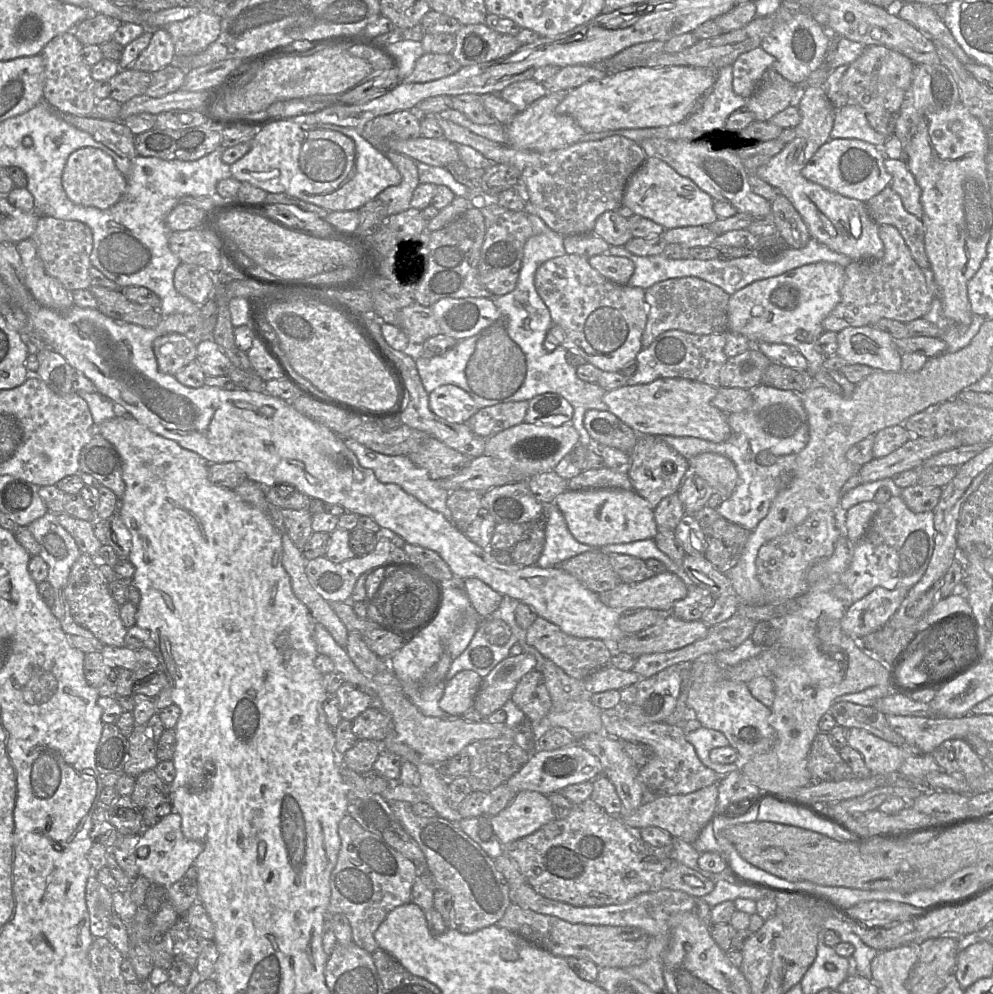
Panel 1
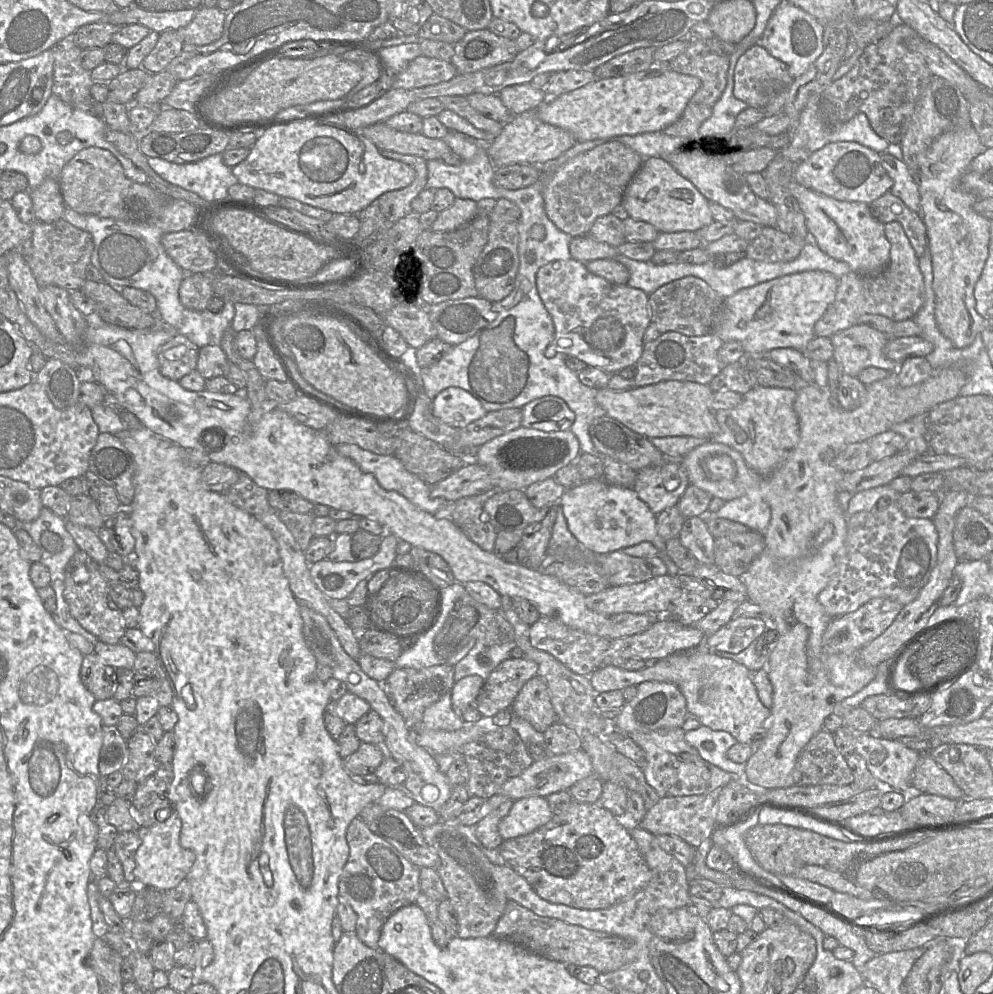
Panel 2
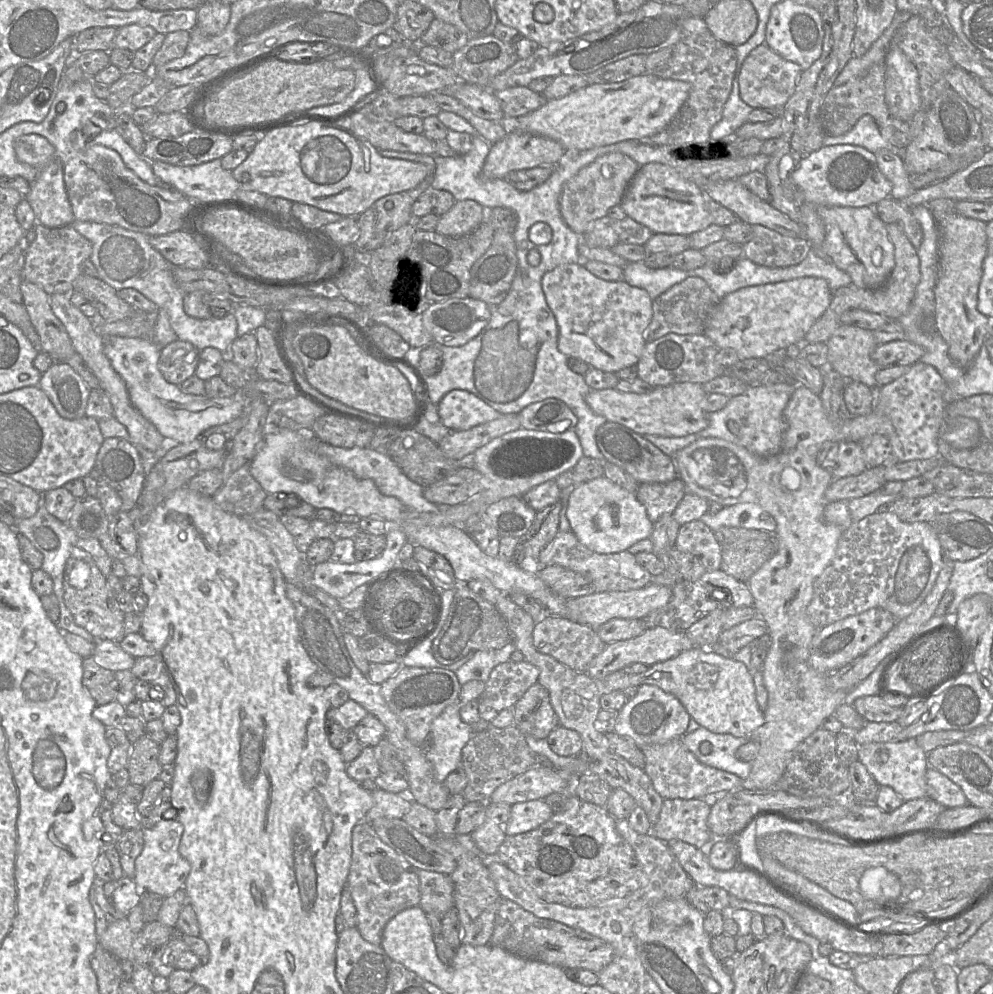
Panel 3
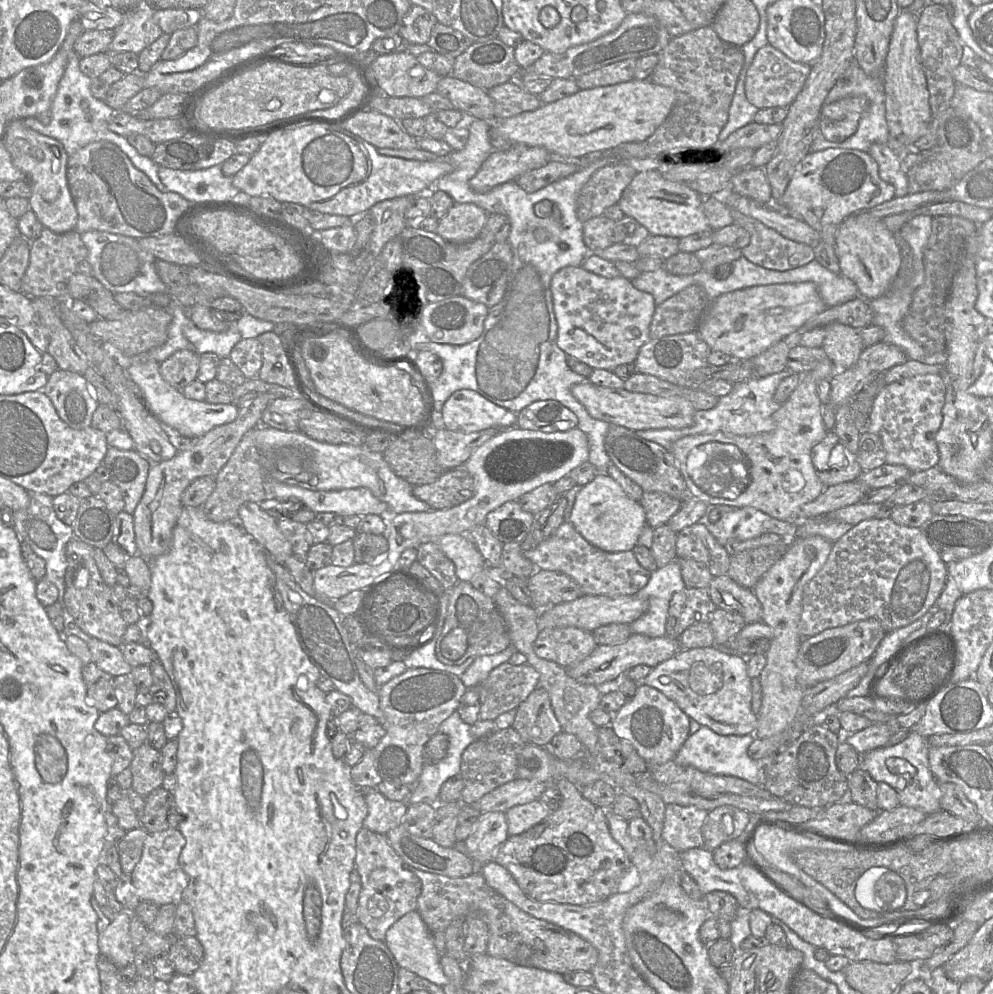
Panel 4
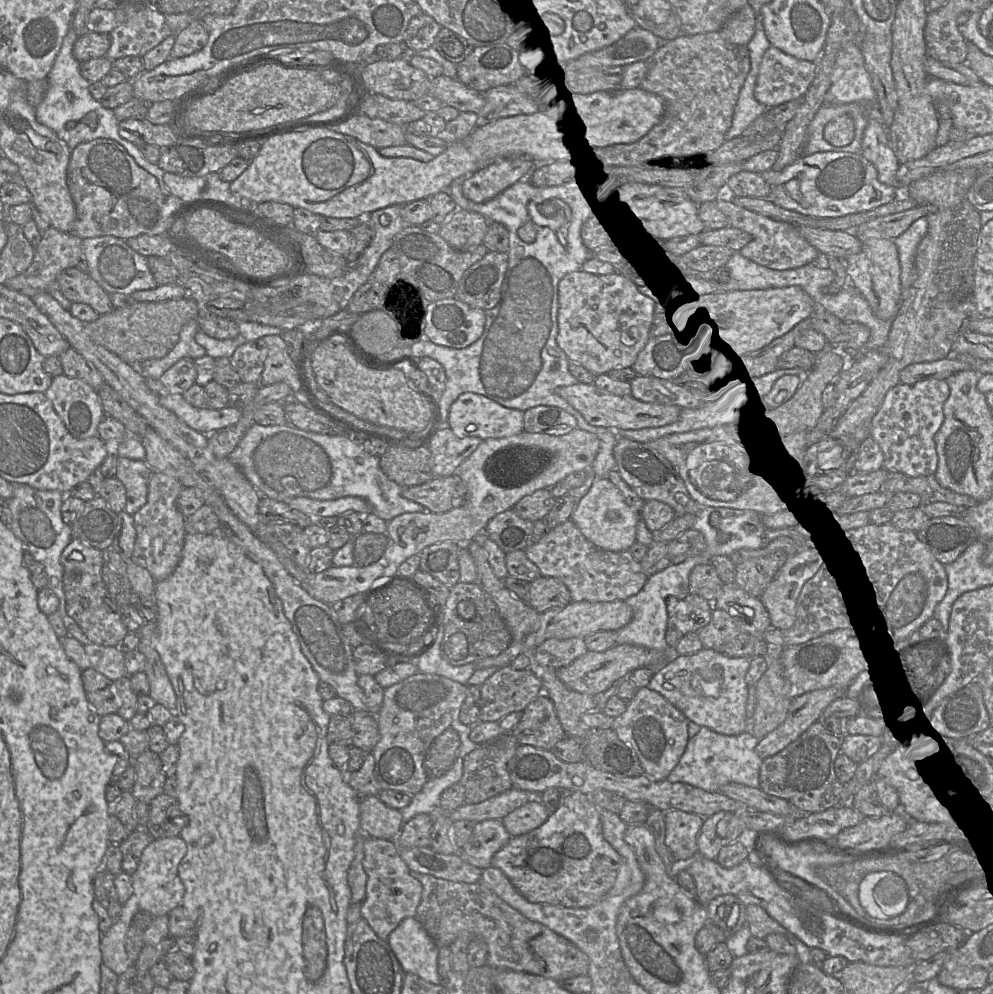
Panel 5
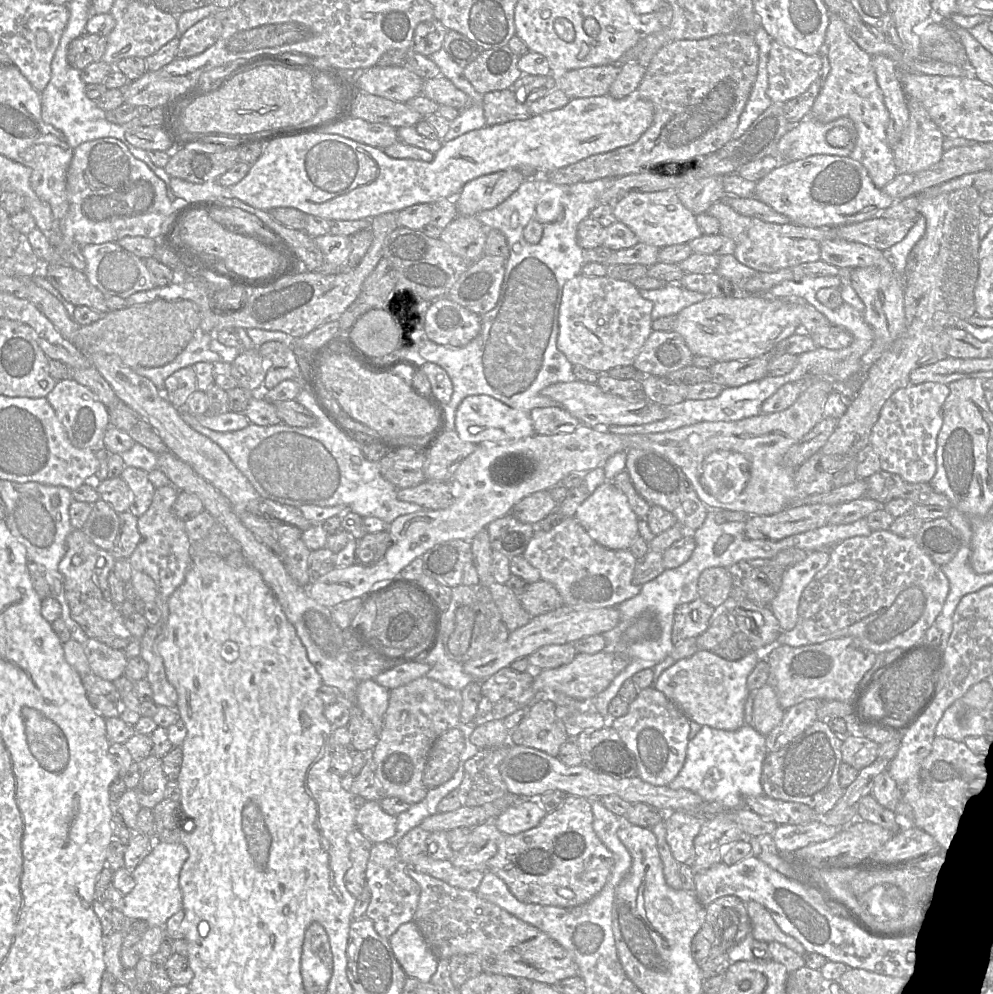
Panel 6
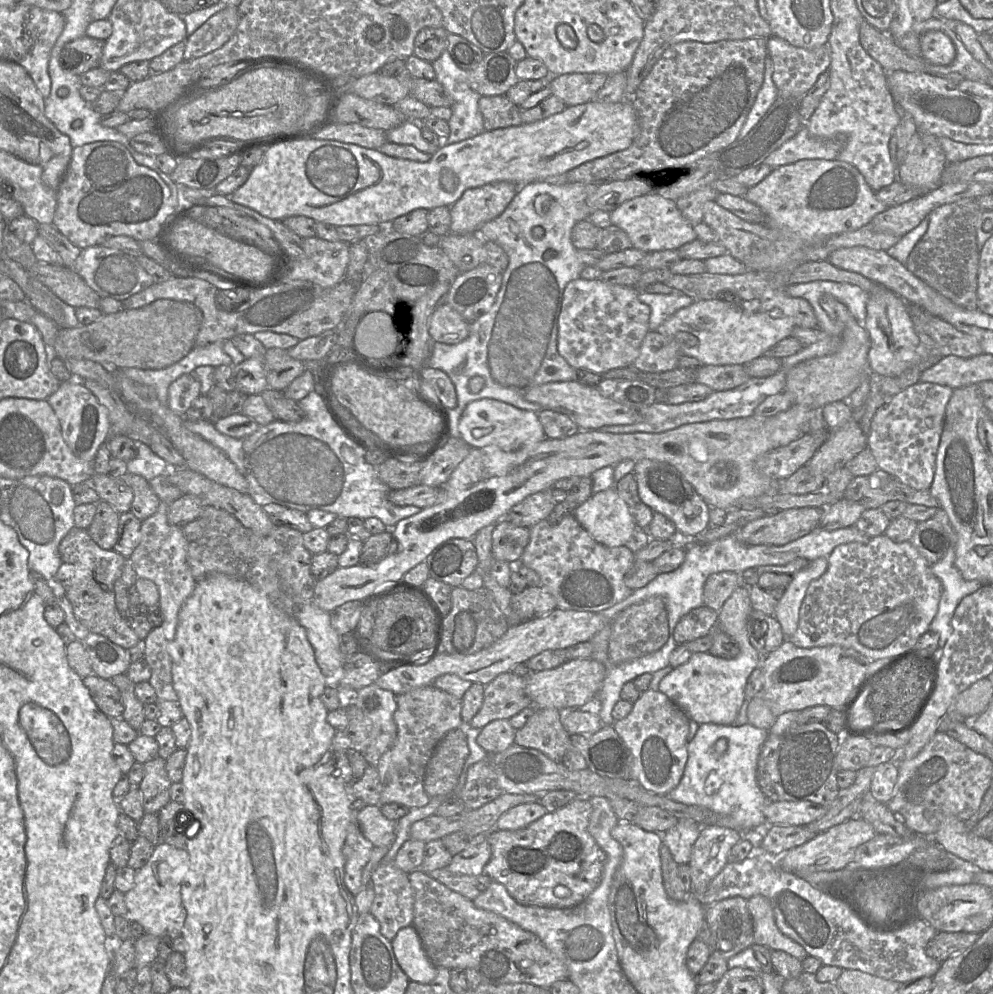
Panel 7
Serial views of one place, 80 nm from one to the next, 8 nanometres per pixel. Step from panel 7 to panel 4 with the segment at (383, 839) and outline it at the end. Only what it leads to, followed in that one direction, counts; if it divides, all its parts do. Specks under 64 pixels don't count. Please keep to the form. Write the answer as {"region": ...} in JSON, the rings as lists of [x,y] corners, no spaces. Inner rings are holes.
{"region":[[[364,790],[367,815],[363,826],[373,832],[386,835],[401,825],[402,817],[408,810],[408,803],[392,801],[375,790]]]}

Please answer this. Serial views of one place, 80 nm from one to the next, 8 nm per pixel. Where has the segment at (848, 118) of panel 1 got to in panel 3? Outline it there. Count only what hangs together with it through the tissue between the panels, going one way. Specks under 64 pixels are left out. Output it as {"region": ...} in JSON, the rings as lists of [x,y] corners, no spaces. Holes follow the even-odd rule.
{"region":[[[869,114],[861,116],[854,127],[847,133],[840,136],[826,135],[823,140],[823,146],[840,144],[861,146],[873,153],[880,149],[892,151],[894,147],[882,137],[874,118]]]}

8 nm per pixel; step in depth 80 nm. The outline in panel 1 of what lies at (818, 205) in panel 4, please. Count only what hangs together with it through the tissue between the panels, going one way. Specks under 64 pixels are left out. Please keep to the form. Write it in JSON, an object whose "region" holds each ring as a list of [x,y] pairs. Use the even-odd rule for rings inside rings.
{"region":[[[829,139],[818,148],[801,170],[807,180],[842,196],[868,201],[889,186],[892,176],[884,166],[884,156],[875,145],[859,139]]]}

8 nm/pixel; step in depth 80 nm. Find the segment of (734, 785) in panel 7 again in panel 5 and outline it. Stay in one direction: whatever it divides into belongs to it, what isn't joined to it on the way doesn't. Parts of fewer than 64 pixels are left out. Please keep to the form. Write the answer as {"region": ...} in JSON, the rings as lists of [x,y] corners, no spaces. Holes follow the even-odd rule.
{"region":[[[701,726],[700,731],[689,738],[683,755],[667,779],[673,783],[687,783],[708,792],[720,792],[721,788],[729,783],[761,788],[760,769],[763,759],[756,752],[759,740],[750,729],[728,736]]]}

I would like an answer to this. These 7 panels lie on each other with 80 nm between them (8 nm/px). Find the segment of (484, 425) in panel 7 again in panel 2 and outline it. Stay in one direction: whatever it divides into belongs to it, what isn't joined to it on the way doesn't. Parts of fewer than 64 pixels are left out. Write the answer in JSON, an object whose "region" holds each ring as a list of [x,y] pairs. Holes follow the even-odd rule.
{"region":[[[459,387],[442,390],[433,400],[434,415],[445,424],[462,429],[488,411],[469,392]]]}

